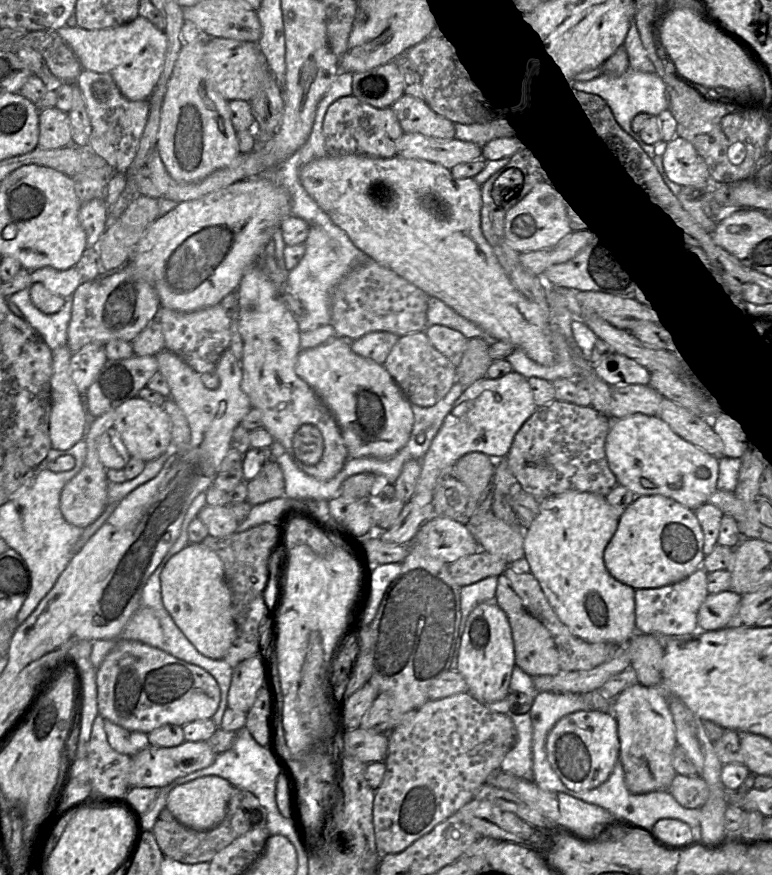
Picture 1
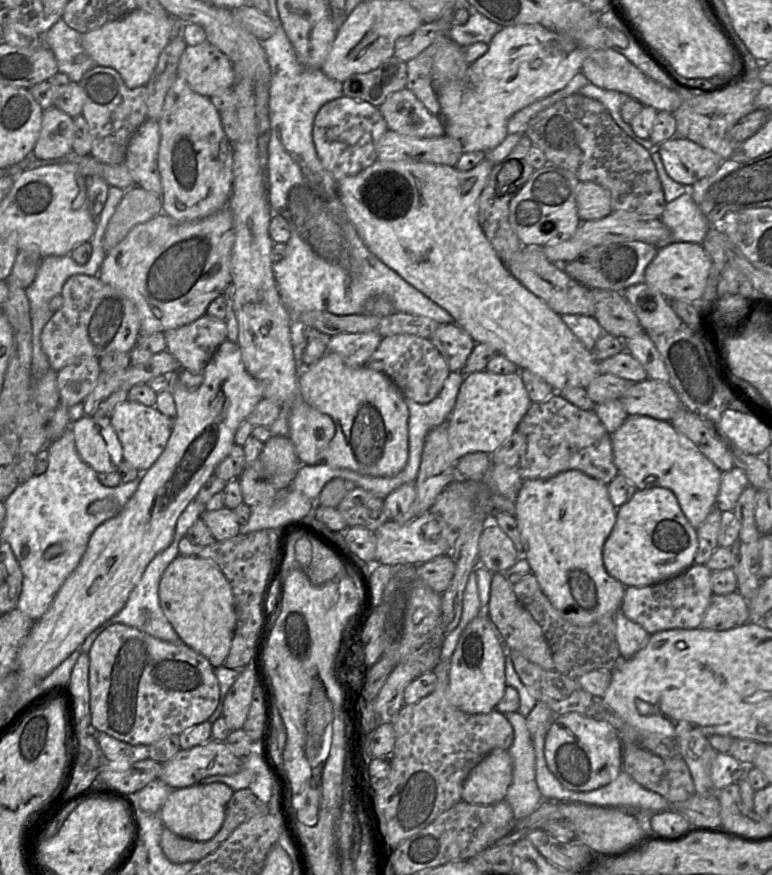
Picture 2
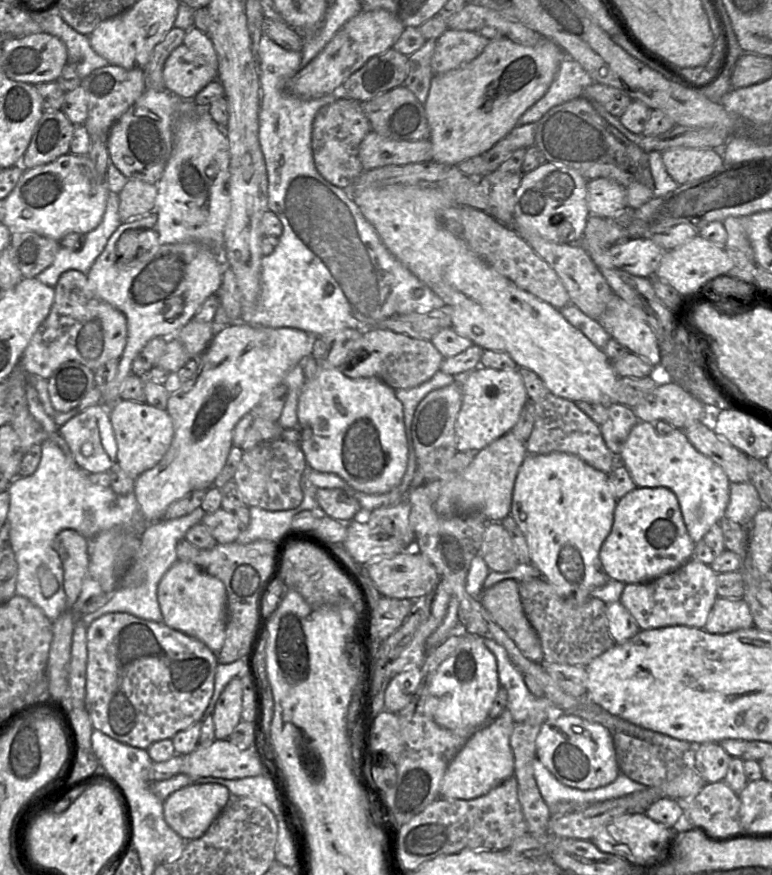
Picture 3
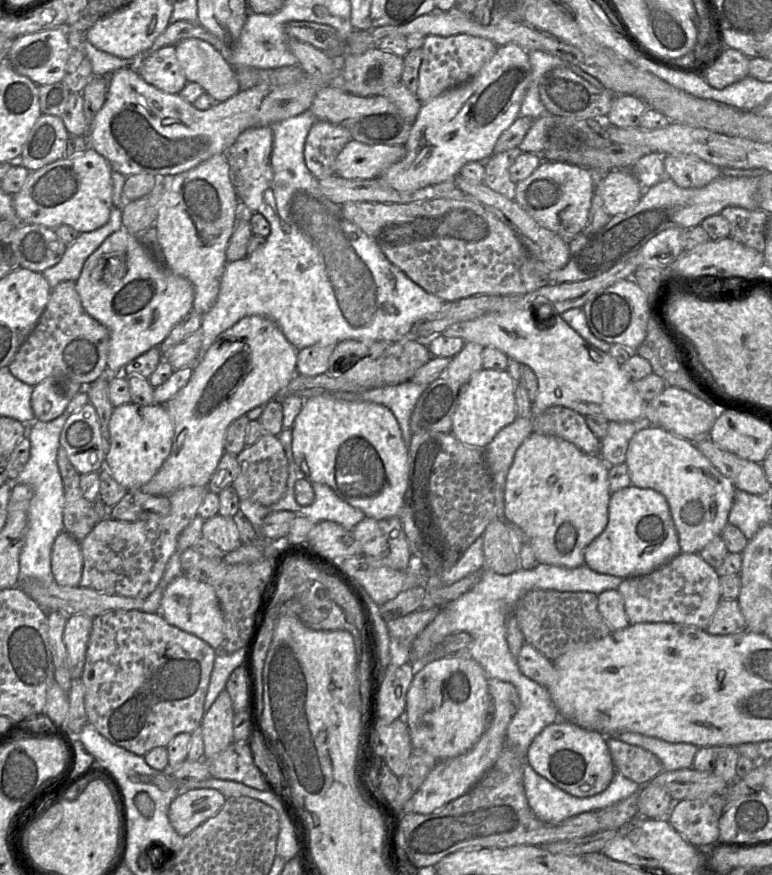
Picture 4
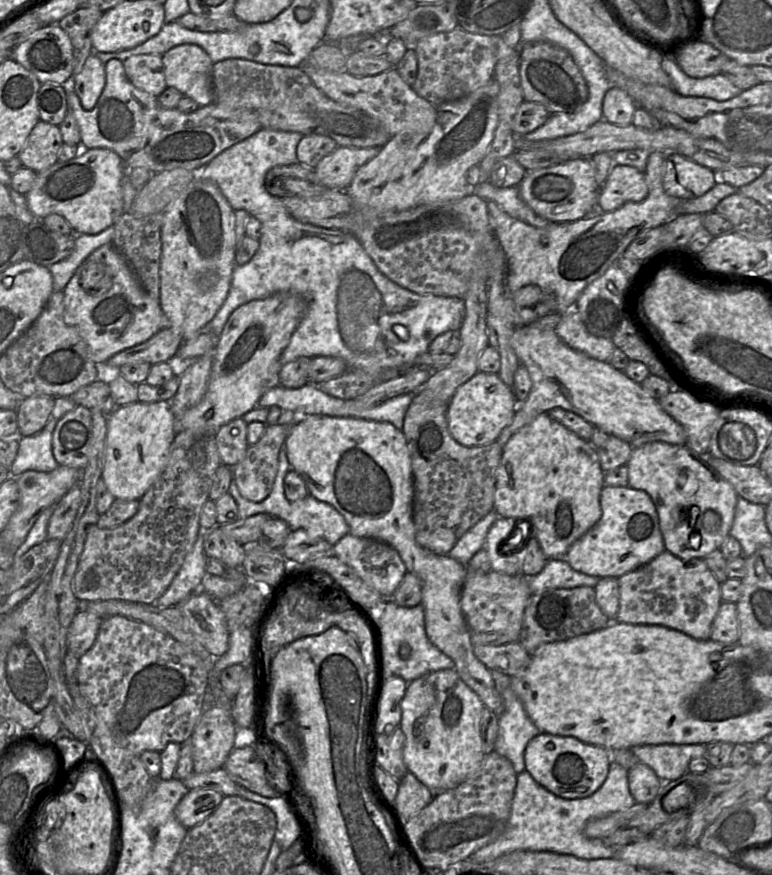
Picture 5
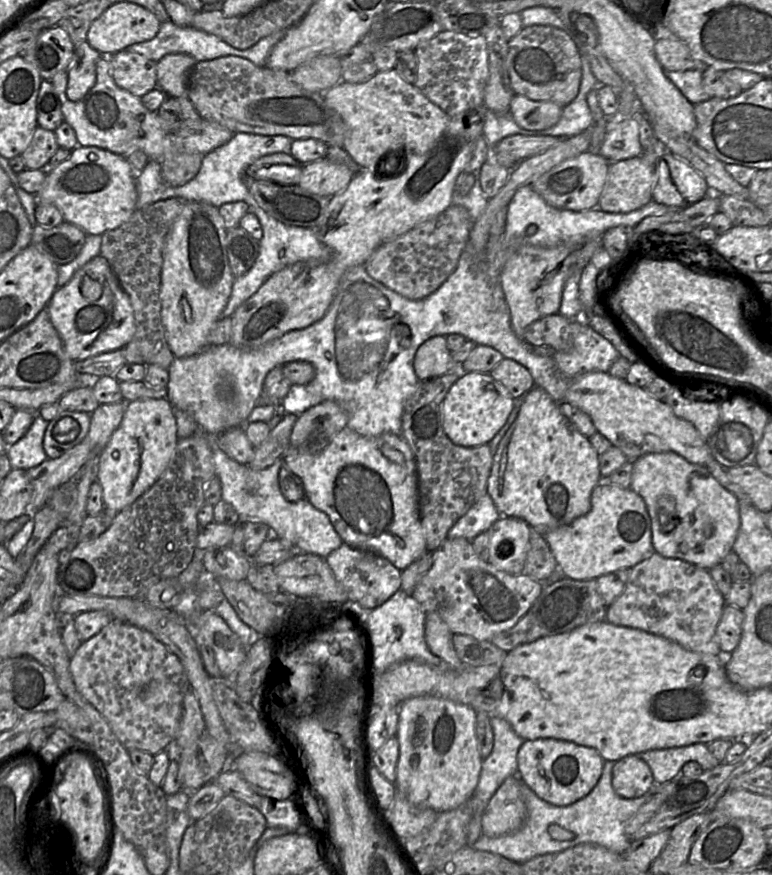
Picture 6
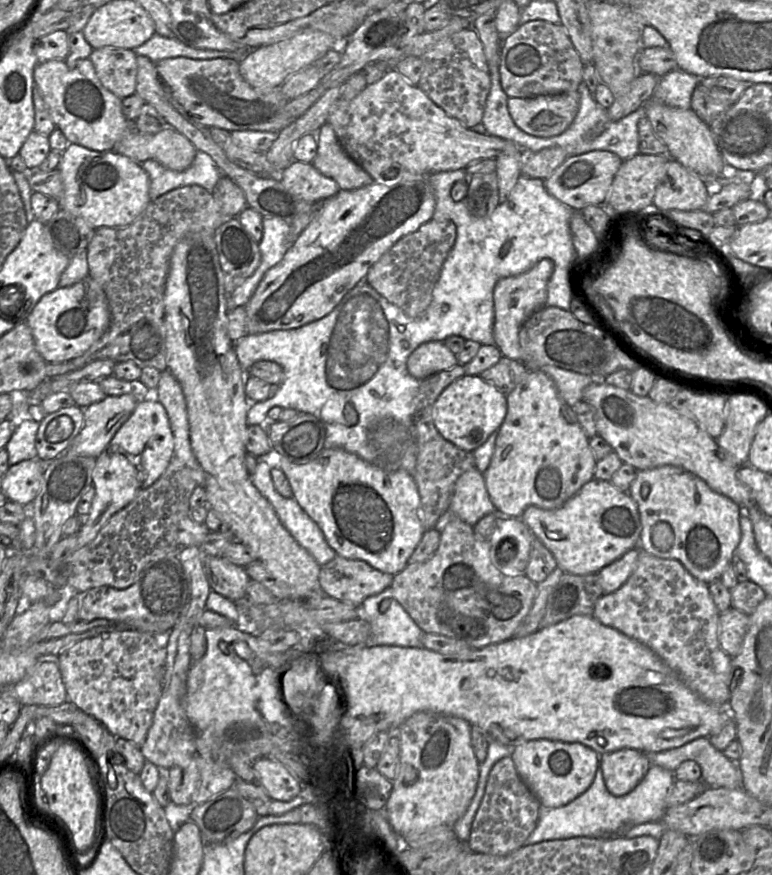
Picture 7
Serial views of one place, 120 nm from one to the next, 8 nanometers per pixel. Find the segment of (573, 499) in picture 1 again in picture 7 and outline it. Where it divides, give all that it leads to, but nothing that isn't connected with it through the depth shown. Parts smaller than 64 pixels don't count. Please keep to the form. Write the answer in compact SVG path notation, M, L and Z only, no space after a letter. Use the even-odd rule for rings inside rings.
M528 370L526 377L506 395L507 413L499 427L493 456L483 473L486 489L500 515L521 518L528 506L556 509L594 478L596 458L589 438L580 426L572 407L560 395L554 381L541 370Z

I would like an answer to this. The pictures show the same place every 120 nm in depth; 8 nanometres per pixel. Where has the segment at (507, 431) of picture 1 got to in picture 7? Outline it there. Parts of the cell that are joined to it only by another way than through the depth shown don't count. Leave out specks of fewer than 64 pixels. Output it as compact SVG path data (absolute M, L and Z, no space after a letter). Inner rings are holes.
M463 375L448 385L438 396L433 407L433 420L439 433L458 448L473 452L504 421L507 413L506 395L480 375Z

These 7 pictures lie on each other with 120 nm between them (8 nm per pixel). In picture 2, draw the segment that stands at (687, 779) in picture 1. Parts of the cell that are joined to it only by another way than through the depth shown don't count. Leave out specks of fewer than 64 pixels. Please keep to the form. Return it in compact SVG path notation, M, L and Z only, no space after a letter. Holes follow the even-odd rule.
M622 743L622 771L645 789L664 797L670 804L688 800L696 793L691 773L682 758L662 758L632 743Z

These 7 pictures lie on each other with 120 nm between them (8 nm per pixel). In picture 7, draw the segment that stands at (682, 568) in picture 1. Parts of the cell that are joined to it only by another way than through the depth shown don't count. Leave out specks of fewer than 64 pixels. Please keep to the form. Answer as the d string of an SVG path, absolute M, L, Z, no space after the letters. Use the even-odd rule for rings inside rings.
M591 479L562 506L542 509L528 506L522 521L554 556L564 573L596 574L625 552L638 548L641 523L637 504L628 492L620 491L610 481Z

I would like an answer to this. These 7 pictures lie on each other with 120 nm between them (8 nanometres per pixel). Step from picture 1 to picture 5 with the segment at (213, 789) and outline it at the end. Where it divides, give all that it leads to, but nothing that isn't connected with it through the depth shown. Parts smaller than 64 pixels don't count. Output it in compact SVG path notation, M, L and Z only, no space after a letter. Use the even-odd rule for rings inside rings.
M192 789L177 804L174 813L187 829L202 823L221 804L224 796L212 789Z

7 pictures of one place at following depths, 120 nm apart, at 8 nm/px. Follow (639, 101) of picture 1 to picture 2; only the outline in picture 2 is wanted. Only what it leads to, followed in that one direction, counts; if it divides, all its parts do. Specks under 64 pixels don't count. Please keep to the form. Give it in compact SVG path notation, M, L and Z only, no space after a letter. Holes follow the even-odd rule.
M592 83L587 84L582 87L578 94L586 96L588 98L595 99L603 104L603 106L608 110L612 116L615 123L634 141L644 146L649 153L653 153L657 149L657 145L652 143L648 139L643 139L638 137L633 129L628 123L626 123L621 116L621 107L623 103L629 98L628 95L614 91L614 90L605 90L600 87L593 85Z

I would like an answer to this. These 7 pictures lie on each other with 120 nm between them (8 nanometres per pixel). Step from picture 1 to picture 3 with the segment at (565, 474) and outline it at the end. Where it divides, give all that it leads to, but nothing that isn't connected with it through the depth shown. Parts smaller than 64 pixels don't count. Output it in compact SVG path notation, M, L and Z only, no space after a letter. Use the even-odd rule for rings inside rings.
M549 393L542 401L534 403L534 408L534 426L526 441L527 454L540 455L553 452L573 454L606 474L610 474L619 463L618 457L607 447L600 426L581 411L575 402Z

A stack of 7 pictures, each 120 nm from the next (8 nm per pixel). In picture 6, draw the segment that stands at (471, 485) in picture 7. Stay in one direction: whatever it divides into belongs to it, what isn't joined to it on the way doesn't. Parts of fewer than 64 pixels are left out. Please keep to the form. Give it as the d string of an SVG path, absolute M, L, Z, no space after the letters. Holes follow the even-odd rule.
M485 494L457 520L450 529L448 538L465 538L472 541L480 533L488 531L500 516L490 495Z

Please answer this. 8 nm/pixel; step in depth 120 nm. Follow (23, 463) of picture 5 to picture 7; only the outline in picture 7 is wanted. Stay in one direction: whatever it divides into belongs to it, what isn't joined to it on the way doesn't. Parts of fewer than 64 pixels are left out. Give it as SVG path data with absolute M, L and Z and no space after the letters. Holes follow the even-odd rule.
M32 419L21 421L15 428L5 448L8 452L8 464L13 466L23 460L38 457L35 439L39 422Z

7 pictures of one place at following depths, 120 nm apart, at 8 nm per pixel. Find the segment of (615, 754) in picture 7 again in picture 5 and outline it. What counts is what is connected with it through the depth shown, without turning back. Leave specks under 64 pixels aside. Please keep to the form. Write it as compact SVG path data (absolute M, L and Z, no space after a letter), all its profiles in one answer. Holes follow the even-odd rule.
M638 762L628 771L629 791L636 803L650 803L657 796L663 781L646 764Z

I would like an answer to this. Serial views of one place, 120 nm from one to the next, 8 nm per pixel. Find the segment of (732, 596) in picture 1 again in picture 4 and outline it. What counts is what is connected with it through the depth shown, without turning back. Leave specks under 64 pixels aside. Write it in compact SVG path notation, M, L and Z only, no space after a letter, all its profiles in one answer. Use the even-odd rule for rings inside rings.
M721 599L708 627L712 635L729 635L746 631L746 622L737 599Z

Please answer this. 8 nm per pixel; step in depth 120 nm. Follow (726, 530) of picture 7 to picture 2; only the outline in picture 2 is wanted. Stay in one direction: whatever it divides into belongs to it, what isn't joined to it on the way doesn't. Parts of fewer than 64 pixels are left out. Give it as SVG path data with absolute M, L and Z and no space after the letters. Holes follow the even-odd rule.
M628 416L611 434L614 464L638 490L664 487L671 490L685 517L695 529L716 506L722 471L699 450L686 445L670 422L648 416Z

